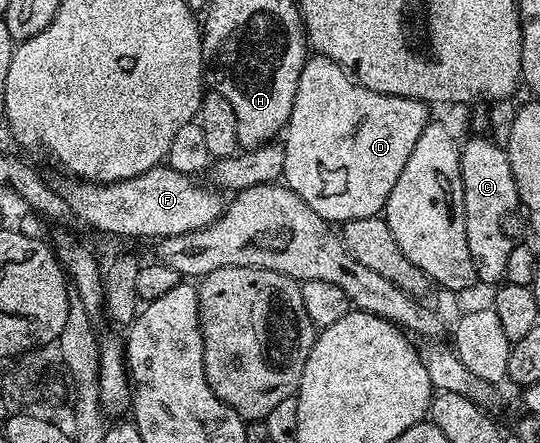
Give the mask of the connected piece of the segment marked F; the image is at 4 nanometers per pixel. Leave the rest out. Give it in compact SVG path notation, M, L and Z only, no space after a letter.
M168 165L153 167L136 177L128 177L115 183L91 183L77 177L66 177L62 184L57 184L56 190L60 197L64 197L64 201L68 201L68 209L75 220L78 218L84 226L91 227L94 231L103 231L106 235L123 235L126 239L157 241L164 237L204 229L222 216L224 206L224 195L221 190L210 185L201 187L191 176L176 173L176 169Z

